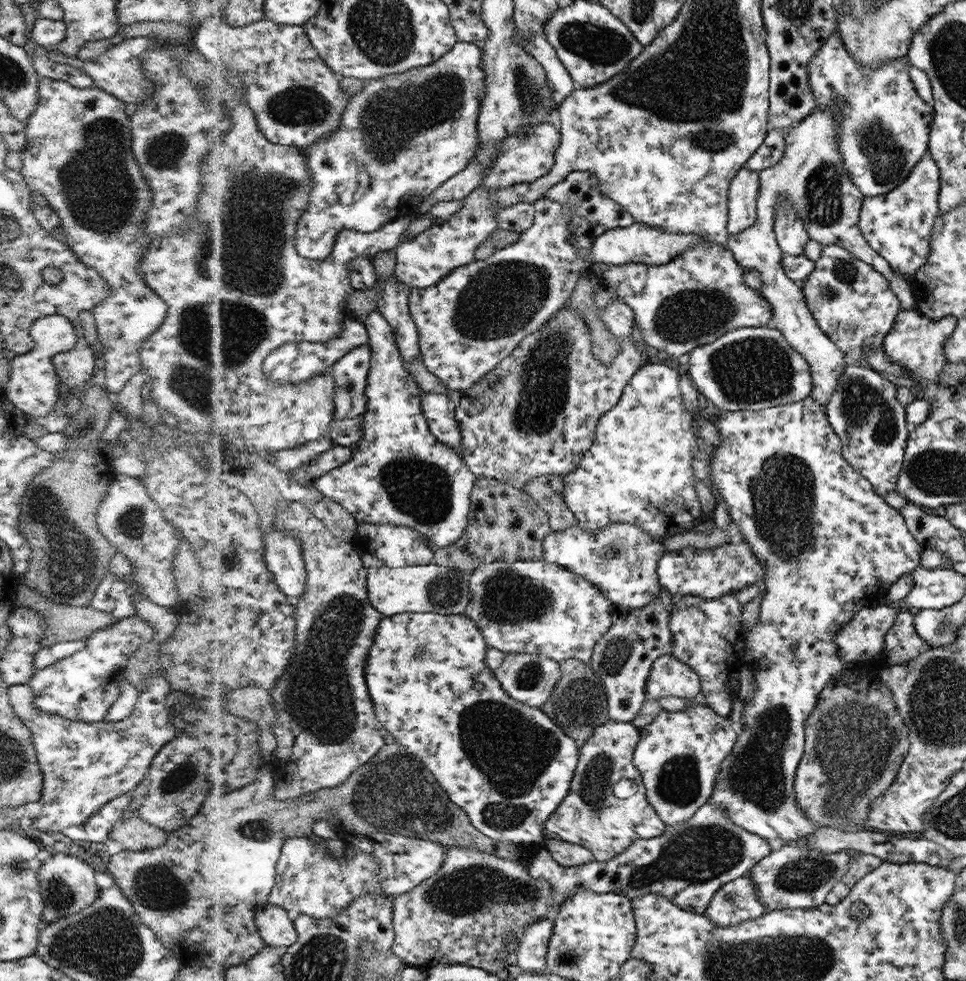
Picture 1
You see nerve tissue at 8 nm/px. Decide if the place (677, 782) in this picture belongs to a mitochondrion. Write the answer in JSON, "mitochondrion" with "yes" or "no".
{"mitochondrion":"yes"}

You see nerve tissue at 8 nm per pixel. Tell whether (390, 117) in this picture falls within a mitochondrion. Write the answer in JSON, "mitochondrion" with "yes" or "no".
{"mitochondrion":"yes"}

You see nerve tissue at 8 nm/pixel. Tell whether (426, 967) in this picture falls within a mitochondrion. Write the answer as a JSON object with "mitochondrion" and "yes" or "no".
{"mitochondrion":"no"}

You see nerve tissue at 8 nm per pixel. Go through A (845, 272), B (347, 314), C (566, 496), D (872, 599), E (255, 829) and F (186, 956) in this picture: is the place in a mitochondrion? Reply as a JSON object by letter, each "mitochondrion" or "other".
{"A":"mitochondrion","B":"other","C":"other","D":"other","E":"mitochondrion","F":"other"}

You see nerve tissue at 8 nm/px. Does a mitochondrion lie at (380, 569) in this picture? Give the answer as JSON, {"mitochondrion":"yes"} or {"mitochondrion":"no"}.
{"mitochondrion":"no"}

